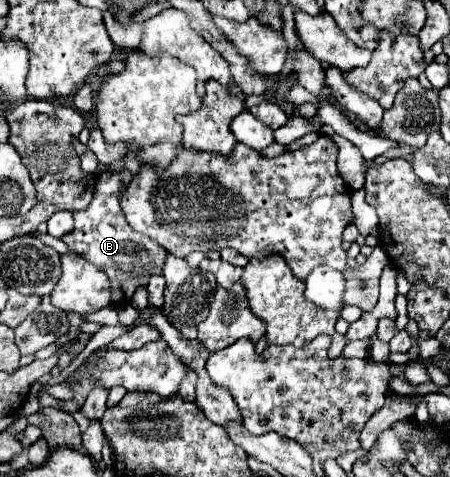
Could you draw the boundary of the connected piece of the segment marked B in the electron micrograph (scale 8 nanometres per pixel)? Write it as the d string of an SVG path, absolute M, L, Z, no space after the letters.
M128 171L100 173L96 181L96 191L92 197L92 203L84 211L74 211L74 229L62 237L62 241L68 245L70 251L78 251L84 255L90 263L102 267L102 271L112 281L112 303L116 305L128 305L132 295L138 289L144 289L148 285L148 279L152 275L160 275L166 259L166 249L154 243L150 237L136 233L120 209L120 189L126 181L126 177L132 177Z

